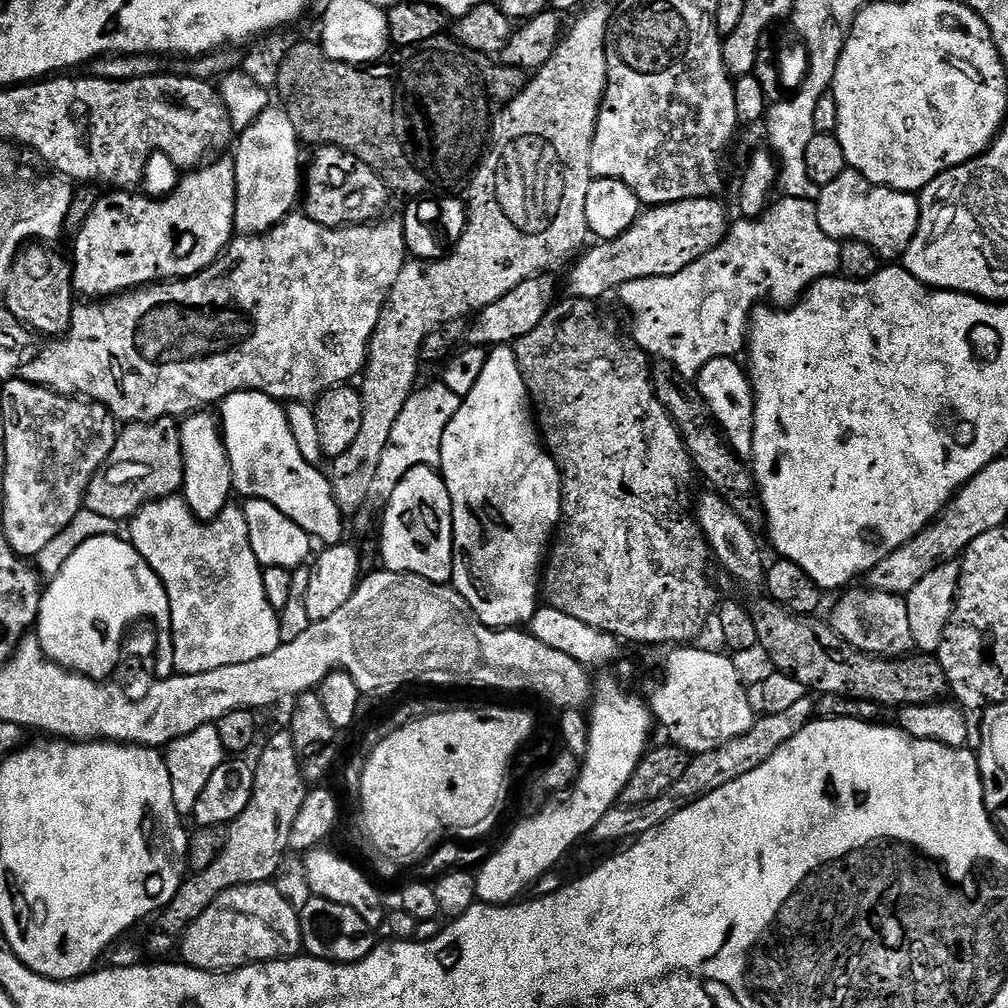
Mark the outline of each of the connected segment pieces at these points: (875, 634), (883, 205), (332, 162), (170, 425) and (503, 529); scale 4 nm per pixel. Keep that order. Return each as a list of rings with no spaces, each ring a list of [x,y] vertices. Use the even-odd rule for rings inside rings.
[[[852,586],[843,593],[836,604],[836,633],[859,652],[886,654],[895,642],[911,639],[910,618],[903,595],[875,591],[869,586]]]
[[[872,186],[867,190],[869,192],[861,200],[856,200],[853,204],[837,206],[836,212],[840,215],[840,221],[821,219],[820,229],[833,238],[844,236],[842,238],[860,240],[870,245],[875,252],[880,253],[881,257],[899,257],[918,230],[919,202],[917,197],[879,186]]]
[[[325,144],[313,152],[316,153],[309,164],[307,161],[306,179],[302,184],[302,208],[304,206],[306,215],[314,222],[331,228],[375,221],[380,207],[390,197],[390,189],[384,179],[366,161],[344,148]]]
[[[160,418],[153,422],[132,422],[125,428],[127,429],[122,434],[122,446],[115,447],[110,455],[115,460],[136,460],[136,464],[116,464],[116,468],[112,468],[111,462],[106,460],[103,468],[96,473],[92,483],[87,485],[87,494],[84,498],[84,504],[88,510],[113,522],[119,522],[122,518],[129,519],[150,500],[175,495],[183,487],[184,482],[184,455],[181,453],[179,425],[175,419]]]
[[[493,347],[488,353],[486,366],[482,366],[482,374],[478,374],[478,382],[474,382],[474,386],[469,392],[463,393],[461,405],[458,406],[457,412],[450,418],[443,434],[441,434],[440,462],[444,485],[447,486],[452,499],[451,587],[460,593],[460,597],[472,607],[472,613],[487,628],[503,630],[527,625],[538,607],[536,596],[538,600],[538,585],[542,580],[542,557],[549,551],[550,541],[562,519],[562,485],[560,483],[560,468],[556,465],[556,461],[538,443],[538,428],[530,415],[528,388],[524,384],[524,376],[520,373],[520,366],[516,362],[516,353],[511,347]]]

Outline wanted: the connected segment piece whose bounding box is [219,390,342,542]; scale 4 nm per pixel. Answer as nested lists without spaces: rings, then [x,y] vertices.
[[[245,390],[243,392],[232,392],[223,400],[219,405],[220,416],[222,421],[222,439],[224,441],[224,451],[228,453],[228,461],[232,467],[232,482],[237,493],[241,492],[244,498],[255,498],[257,500],[265,500],[270,502],[270,506],[274,506],[282,514],[286,514],[286,518],[290,518],[296,523],[302,531],[307,532],[309,536],[315,538],[317,541],[328,540],[324,542],[336,542],[341,539],[340,536],[340,520],[342,521],[342,513],[338,505],[336,505],[336,499],[332,496],[332,486],[327,475],[324,476],[319,471],[321,470],[317,465],[311,464],[304,460],[303,450],[301,448],[301,441],[298,436],[292,433],[292,428],[288,422],[275,422],[274,417],[275,405],[277,401],[273,397],[269,396],[267,391],[264,390]]]

